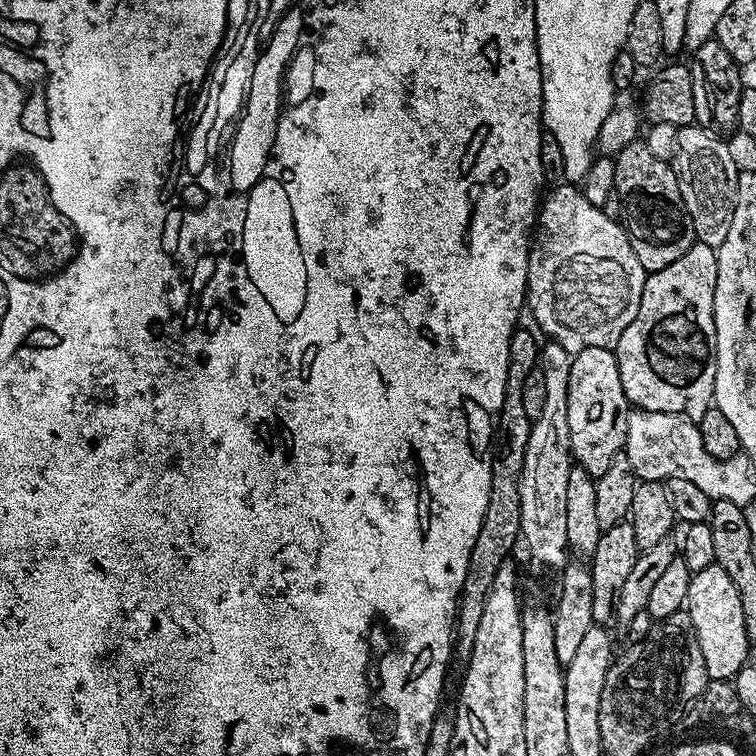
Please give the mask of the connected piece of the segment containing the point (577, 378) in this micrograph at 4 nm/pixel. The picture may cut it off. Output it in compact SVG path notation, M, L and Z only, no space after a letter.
M587 348L572 357L569 378L570 446L573 461L593 476L606 474L610 462L624 447L630 405L622 390L618 362L611 348Z

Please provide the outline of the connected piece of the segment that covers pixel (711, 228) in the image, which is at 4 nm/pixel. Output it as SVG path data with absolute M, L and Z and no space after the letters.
M685 126L678 131L674 161L678 190L682 190L682 202L692 219L697 241L715 249L726 242L730 218L734 218L738 174L741 171L731 150L720 140L723 139L706 128Z

